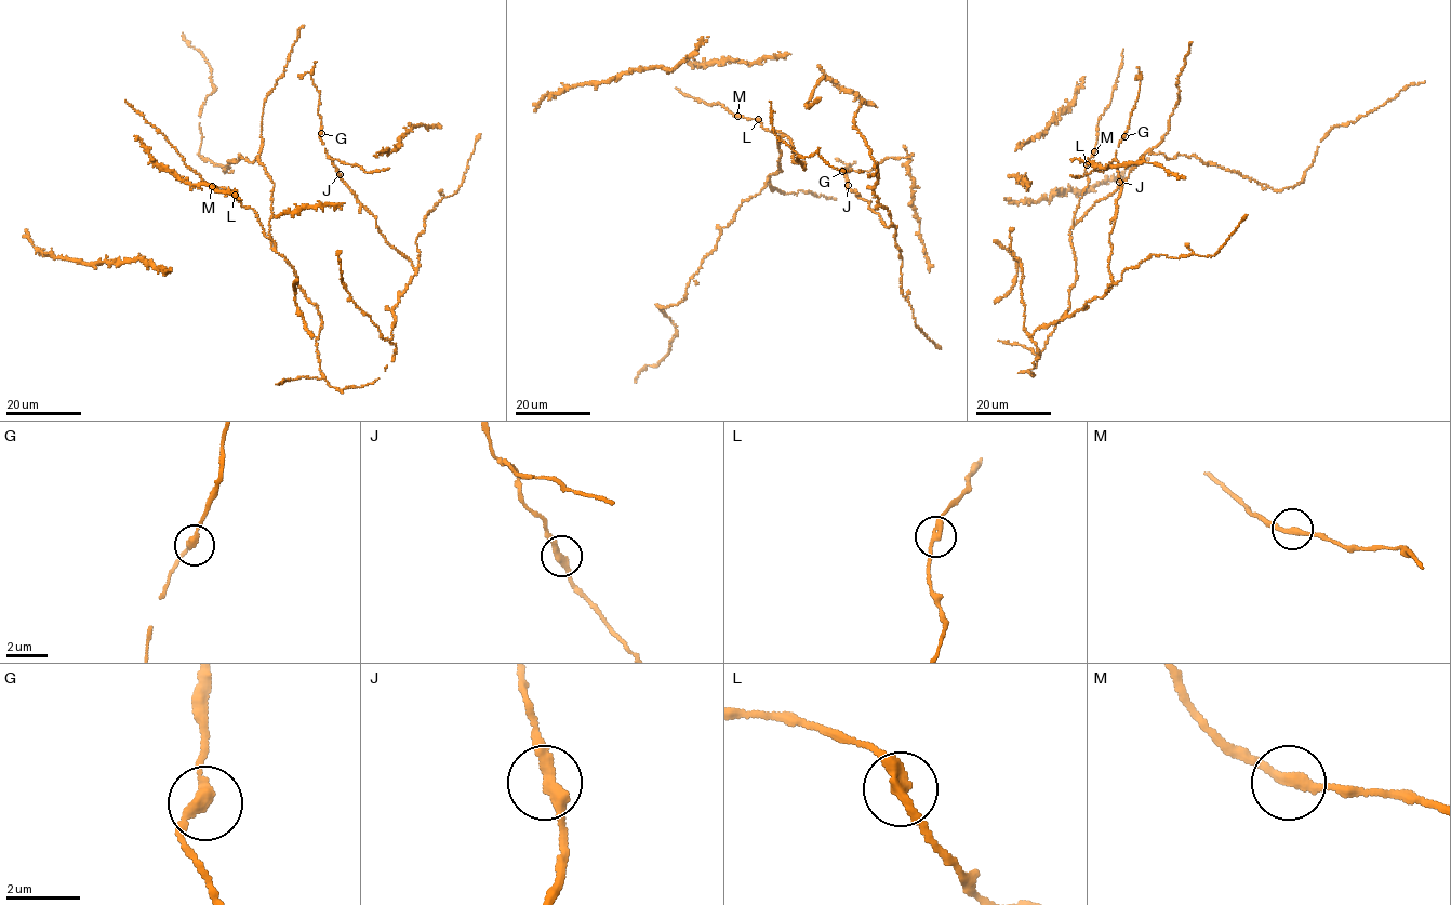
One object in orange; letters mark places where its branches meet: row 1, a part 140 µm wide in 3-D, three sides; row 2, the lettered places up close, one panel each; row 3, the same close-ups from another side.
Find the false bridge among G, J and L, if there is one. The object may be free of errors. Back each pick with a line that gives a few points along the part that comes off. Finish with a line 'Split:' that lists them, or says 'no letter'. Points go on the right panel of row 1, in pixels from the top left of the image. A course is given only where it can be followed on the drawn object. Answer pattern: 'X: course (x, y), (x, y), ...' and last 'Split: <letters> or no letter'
Split: no letter

